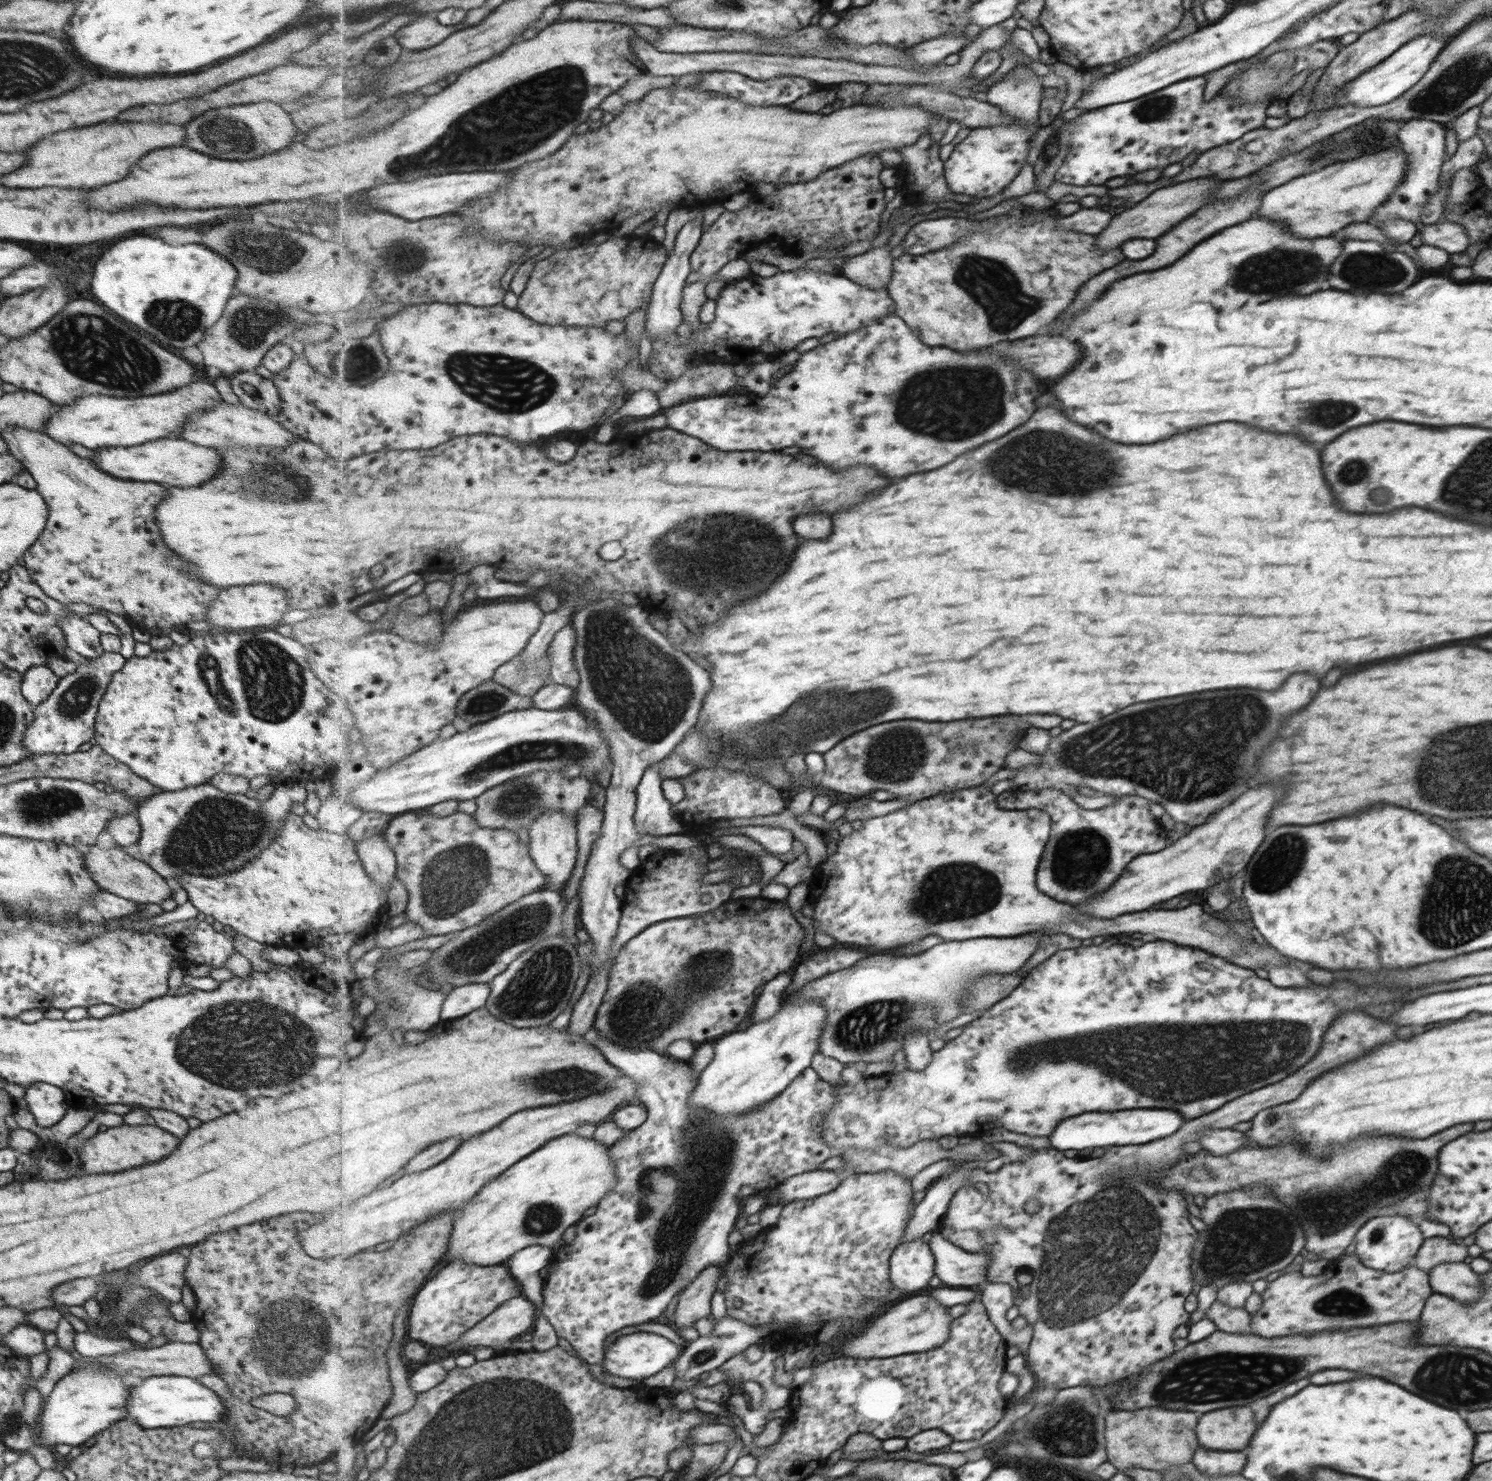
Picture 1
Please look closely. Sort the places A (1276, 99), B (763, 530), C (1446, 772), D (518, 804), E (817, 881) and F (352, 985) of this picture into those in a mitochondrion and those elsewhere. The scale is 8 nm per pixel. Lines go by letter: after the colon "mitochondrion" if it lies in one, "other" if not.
A: other
B: mitochondrion
C: mitochondrion
D: mitochondrion
E: other
F: other

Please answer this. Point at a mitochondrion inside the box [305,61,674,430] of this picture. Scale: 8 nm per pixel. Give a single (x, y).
(505, 384)

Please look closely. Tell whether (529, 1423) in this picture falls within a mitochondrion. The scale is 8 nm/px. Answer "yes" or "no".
yes

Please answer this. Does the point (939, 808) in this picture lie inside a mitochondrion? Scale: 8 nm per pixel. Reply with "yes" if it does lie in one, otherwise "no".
no

